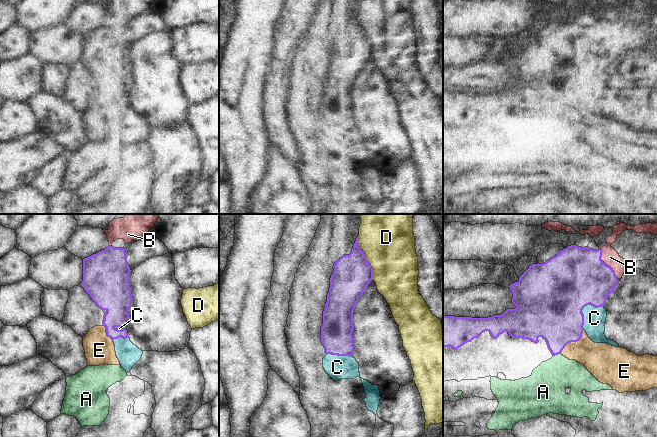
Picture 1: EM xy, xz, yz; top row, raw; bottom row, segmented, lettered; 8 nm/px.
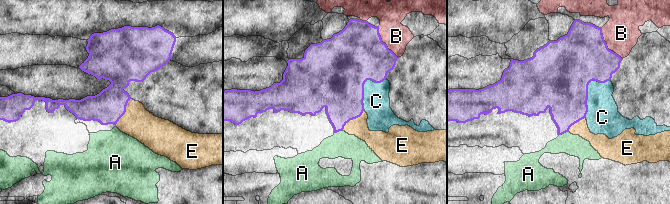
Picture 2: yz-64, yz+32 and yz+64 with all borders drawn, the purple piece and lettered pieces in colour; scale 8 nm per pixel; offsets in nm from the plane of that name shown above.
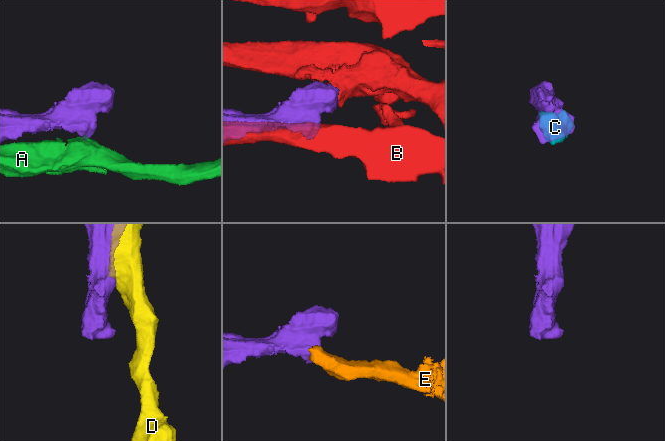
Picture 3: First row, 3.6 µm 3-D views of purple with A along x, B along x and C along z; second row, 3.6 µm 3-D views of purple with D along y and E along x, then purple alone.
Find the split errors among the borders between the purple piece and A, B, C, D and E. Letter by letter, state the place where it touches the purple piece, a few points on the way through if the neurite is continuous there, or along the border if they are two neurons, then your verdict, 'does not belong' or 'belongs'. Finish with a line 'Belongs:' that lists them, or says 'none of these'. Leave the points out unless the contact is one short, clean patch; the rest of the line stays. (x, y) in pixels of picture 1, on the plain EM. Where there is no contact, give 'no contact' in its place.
A: yz (556, 130) | along yz (560, 129), (553, 132) | does not belong
B: yz (607, 41) | does not belong
C: yz (583, 83) | does not belong
D: xz (365, 33) | does not belong
E: yz (573, 117) | across yz (556, 91), (573, 117), (584, 127), (599, 134) | belongs
Belongs: E

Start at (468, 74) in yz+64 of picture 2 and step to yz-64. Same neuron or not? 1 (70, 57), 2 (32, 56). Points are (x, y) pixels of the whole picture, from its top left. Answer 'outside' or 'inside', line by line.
1: outside
2: outside

